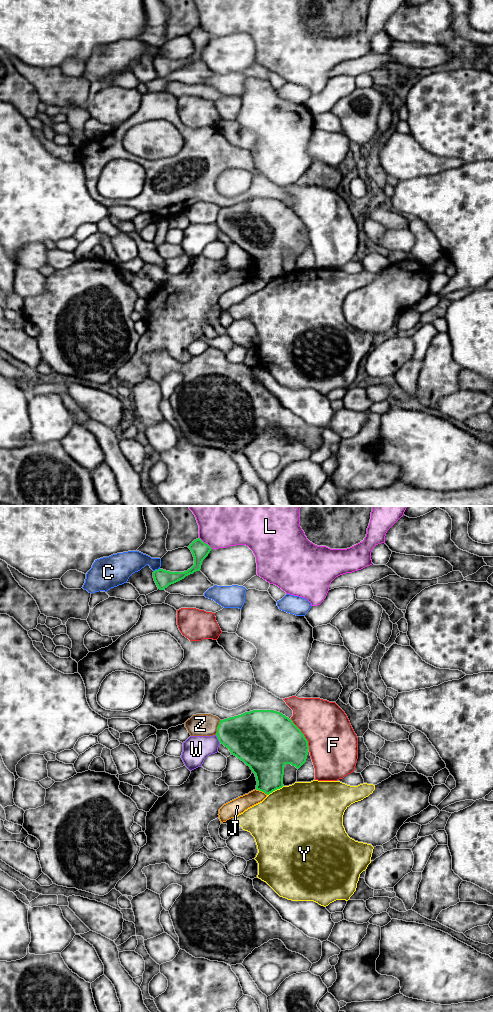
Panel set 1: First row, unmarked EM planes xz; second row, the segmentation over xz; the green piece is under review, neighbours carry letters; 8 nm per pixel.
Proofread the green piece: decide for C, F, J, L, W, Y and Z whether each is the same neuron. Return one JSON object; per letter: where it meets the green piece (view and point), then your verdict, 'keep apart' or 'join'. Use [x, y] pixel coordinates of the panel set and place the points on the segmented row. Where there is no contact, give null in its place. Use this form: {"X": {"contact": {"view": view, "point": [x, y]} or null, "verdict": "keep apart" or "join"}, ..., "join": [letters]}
{"C": {"contact": {"view": "xz", "point": [156, 570]}, "verdict": "keep apart"}, "F": {"contact": {"view": "xz", "point": [303, 734]}, "verdict": "keep apart"}, "J": {"contact": {"view": "xz", "point": [261, 790]}, "verdict": "keep apart"}, "L": {"contact": {"view": "xz", "point": [205, 543]}, "verdict": "keep apart"}, "W": {"contact": {"view": "xz", "point": [218, 739]}, "verdict": "keep apart"}, "Y": {"contact": {"view": "xz", "point": [275, 789]}, "verdict": "keep apart"}, "Z": {"contact": {"view": "xz", "point": [217, 727]}, "verdict": "keep apart"}, "join": []}

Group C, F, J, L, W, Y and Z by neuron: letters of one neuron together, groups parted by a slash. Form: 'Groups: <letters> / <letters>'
Groups: C / F / J / L / W / Y / Z

